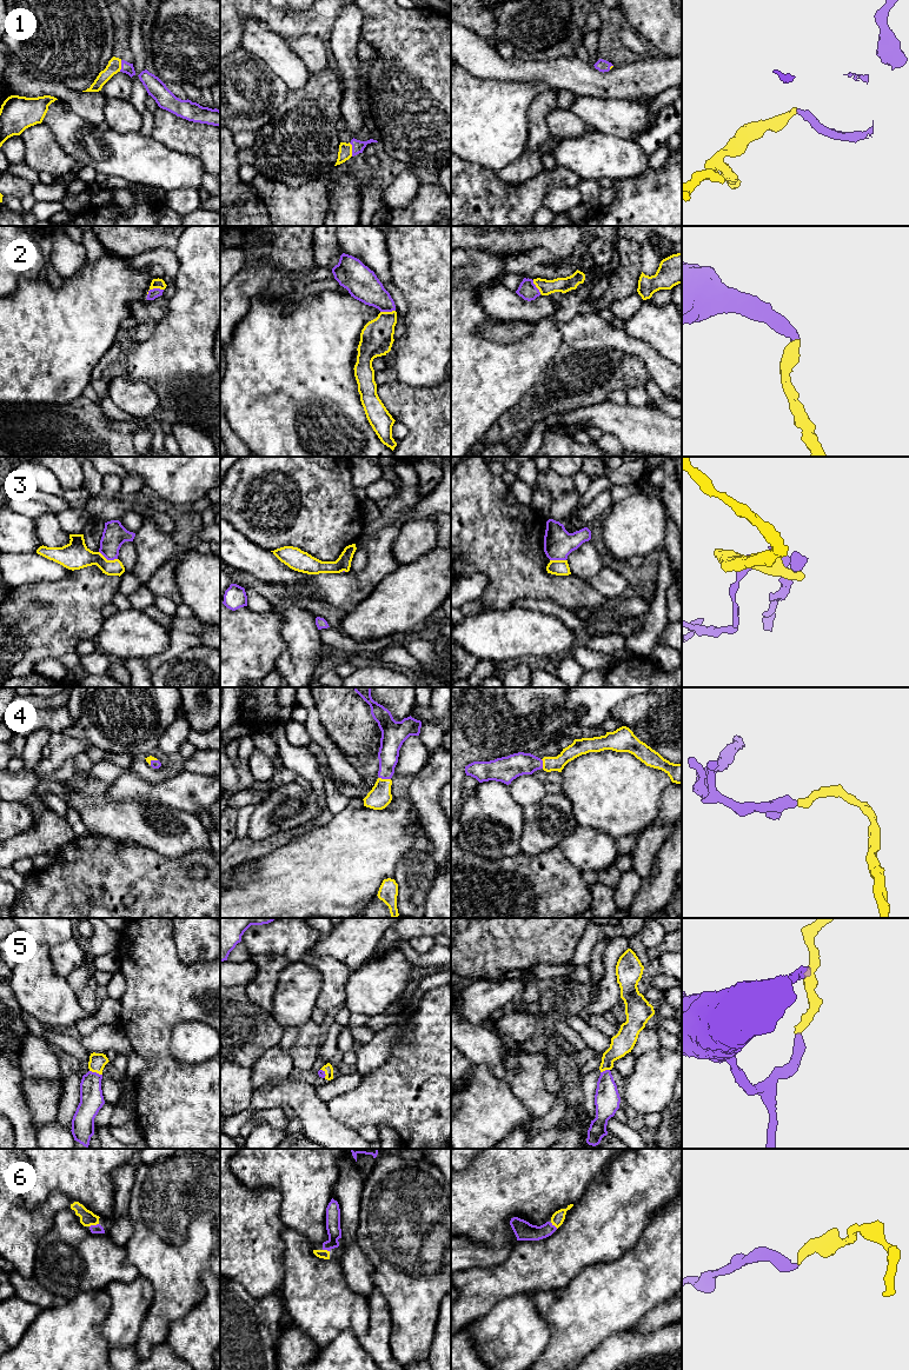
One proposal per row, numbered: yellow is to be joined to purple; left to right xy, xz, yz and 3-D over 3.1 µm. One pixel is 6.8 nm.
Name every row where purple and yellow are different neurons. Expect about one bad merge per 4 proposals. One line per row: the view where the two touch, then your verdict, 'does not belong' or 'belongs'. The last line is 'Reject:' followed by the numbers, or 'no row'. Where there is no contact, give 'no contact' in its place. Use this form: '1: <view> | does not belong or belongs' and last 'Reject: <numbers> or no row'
1: xz | belongs
2: xy | belongs
3: xy | does not belong
4: xz | belongs
5: xy | belongs
6: xy | belongs
Reject: 3

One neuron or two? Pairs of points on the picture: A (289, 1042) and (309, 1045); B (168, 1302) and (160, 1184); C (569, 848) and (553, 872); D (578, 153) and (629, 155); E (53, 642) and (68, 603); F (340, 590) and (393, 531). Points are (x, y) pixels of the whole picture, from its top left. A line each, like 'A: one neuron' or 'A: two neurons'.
A: two neurons
B: one neuron
C: two neurons
D: one neuron
E: one neuron
F: one neuron

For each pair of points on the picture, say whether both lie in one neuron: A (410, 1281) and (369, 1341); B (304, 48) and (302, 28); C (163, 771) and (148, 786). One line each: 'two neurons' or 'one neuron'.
A: one neuron
B: two neurons
C: two neurons

